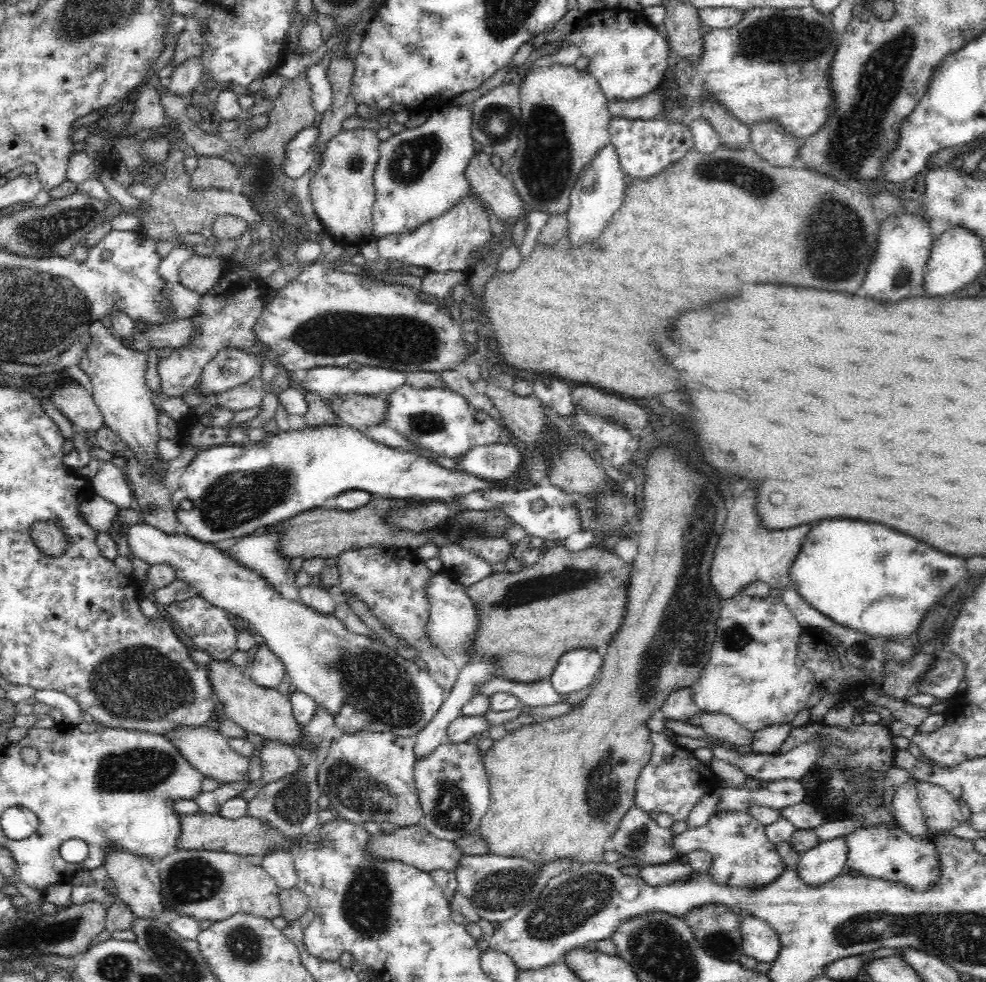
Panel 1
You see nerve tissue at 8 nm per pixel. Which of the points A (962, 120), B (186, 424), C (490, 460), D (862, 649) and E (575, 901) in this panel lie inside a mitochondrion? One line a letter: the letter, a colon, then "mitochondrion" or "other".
A: other
B: other
C: other
D: other
E: mitochondrion

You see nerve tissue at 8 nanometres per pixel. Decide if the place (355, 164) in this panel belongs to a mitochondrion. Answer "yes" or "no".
yes

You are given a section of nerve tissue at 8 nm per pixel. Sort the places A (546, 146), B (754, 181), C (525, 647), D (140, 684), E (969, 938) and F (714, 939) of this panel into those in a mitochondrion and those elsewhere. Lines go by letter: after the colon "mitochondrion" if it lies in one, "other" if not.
A: mitochondrion
B: mitochondrion
C: other
D: mitochondrion
E: mitochondrion
F: mitochondrion

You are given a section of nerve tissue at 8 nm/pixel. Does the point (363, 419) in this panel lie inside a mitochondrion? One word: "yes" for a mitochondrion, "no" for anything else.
no

